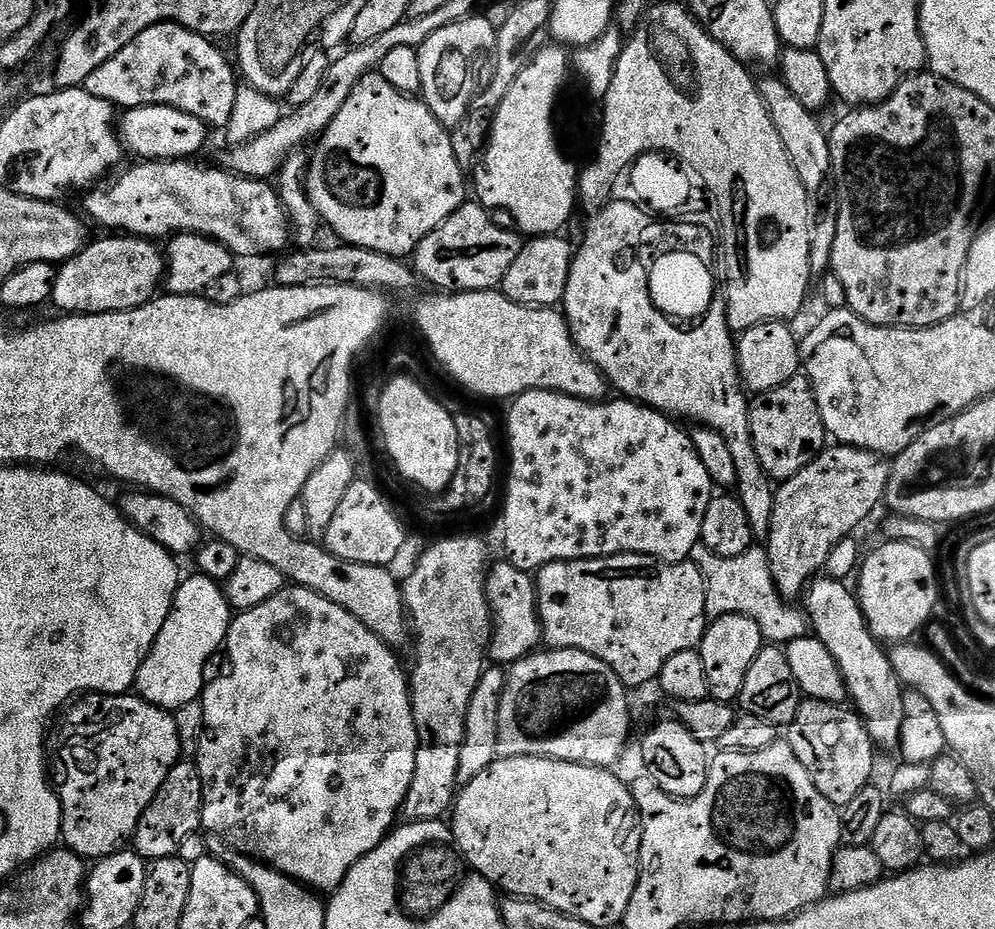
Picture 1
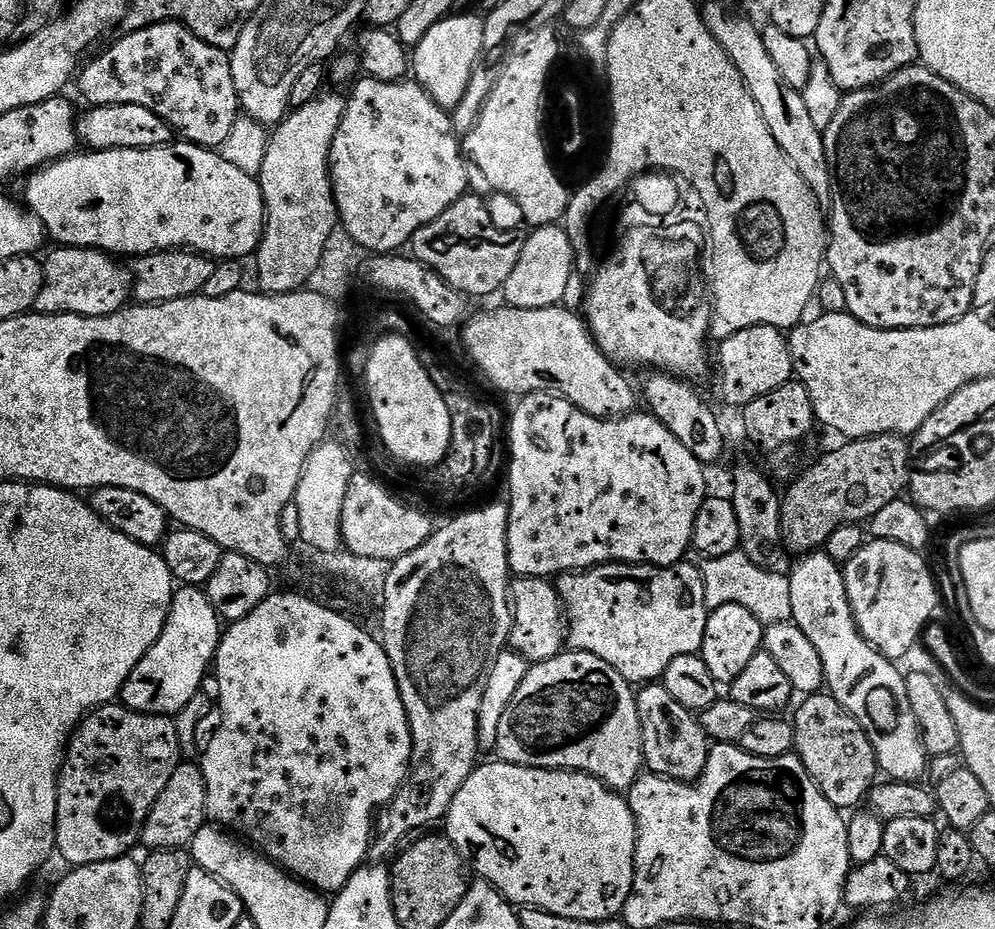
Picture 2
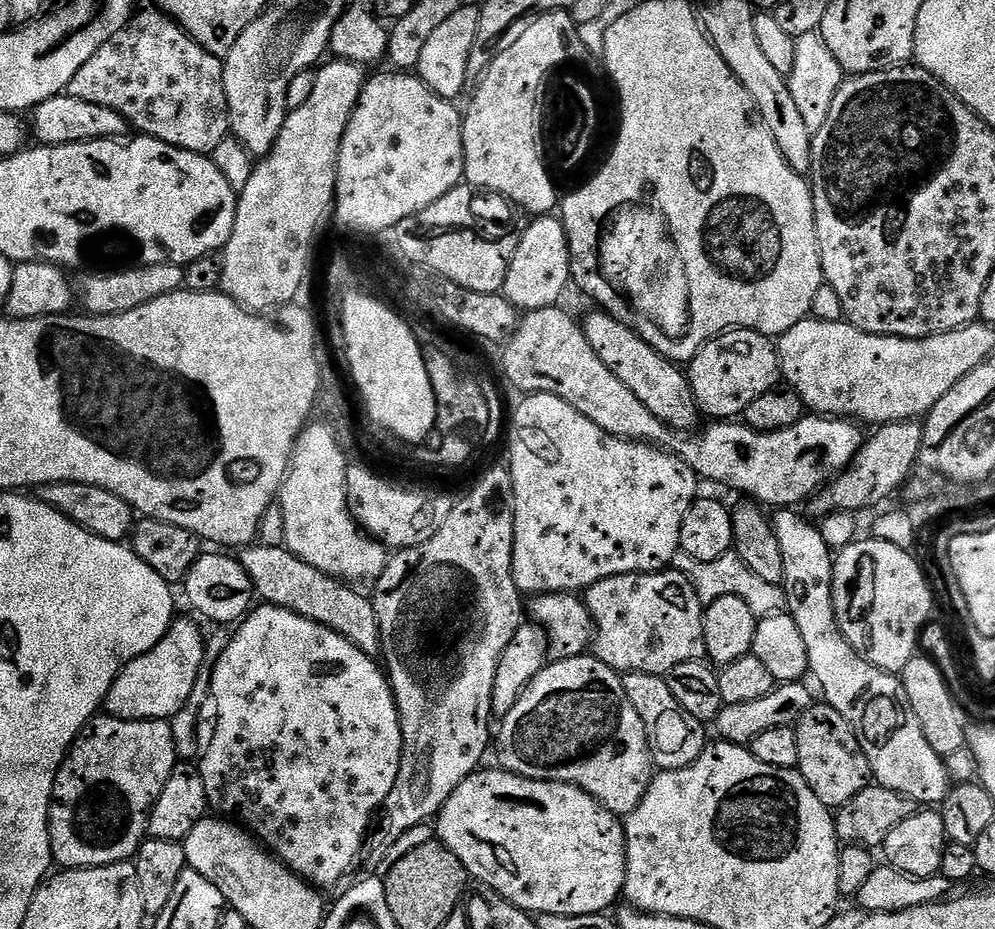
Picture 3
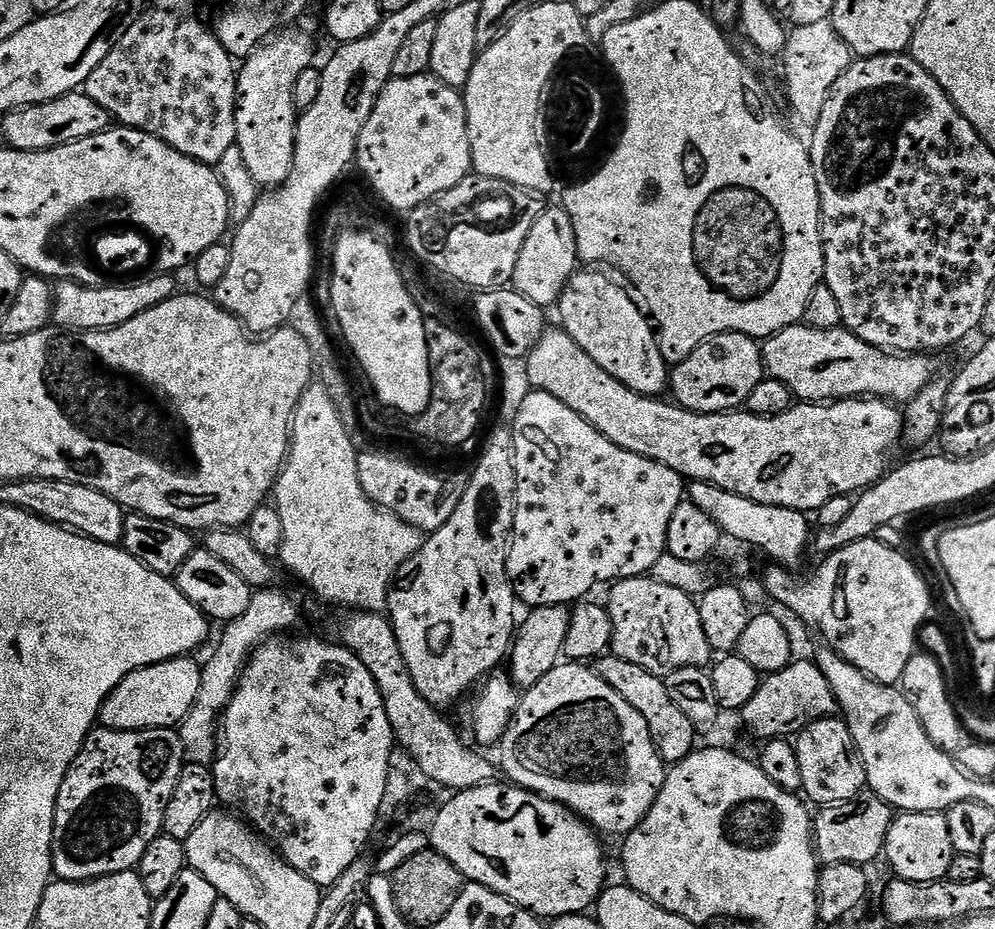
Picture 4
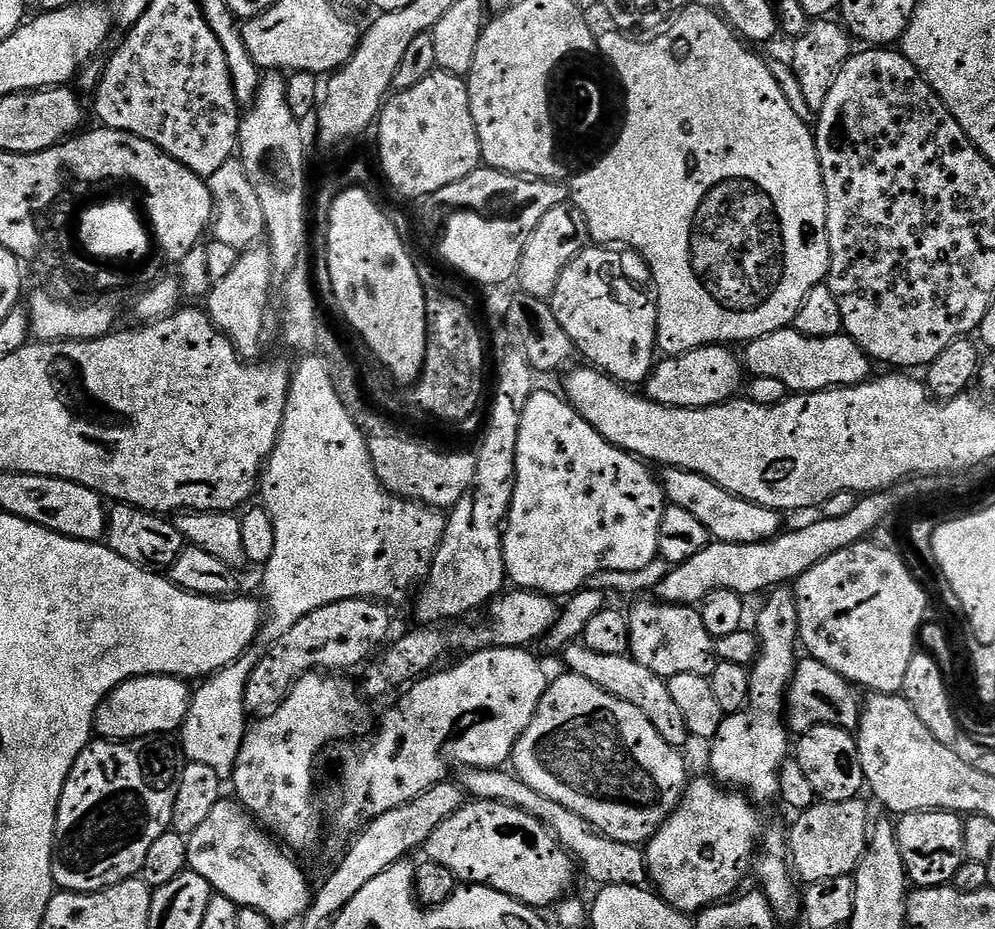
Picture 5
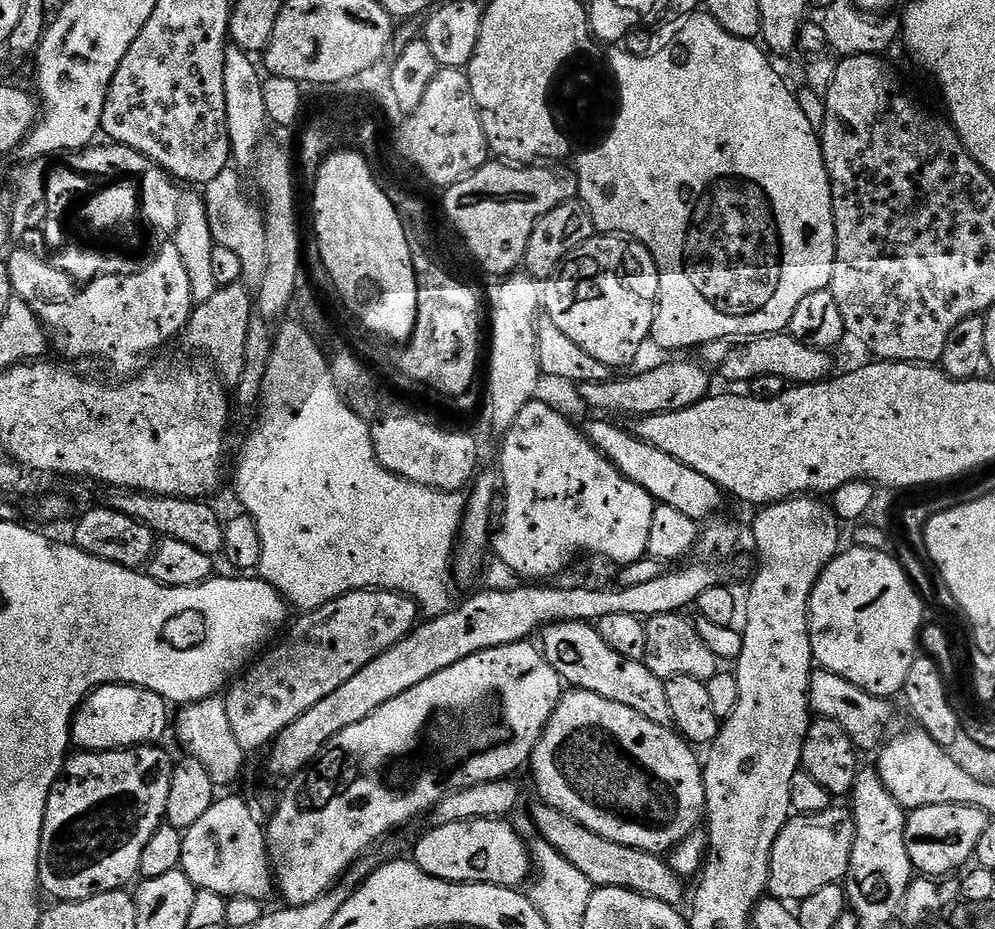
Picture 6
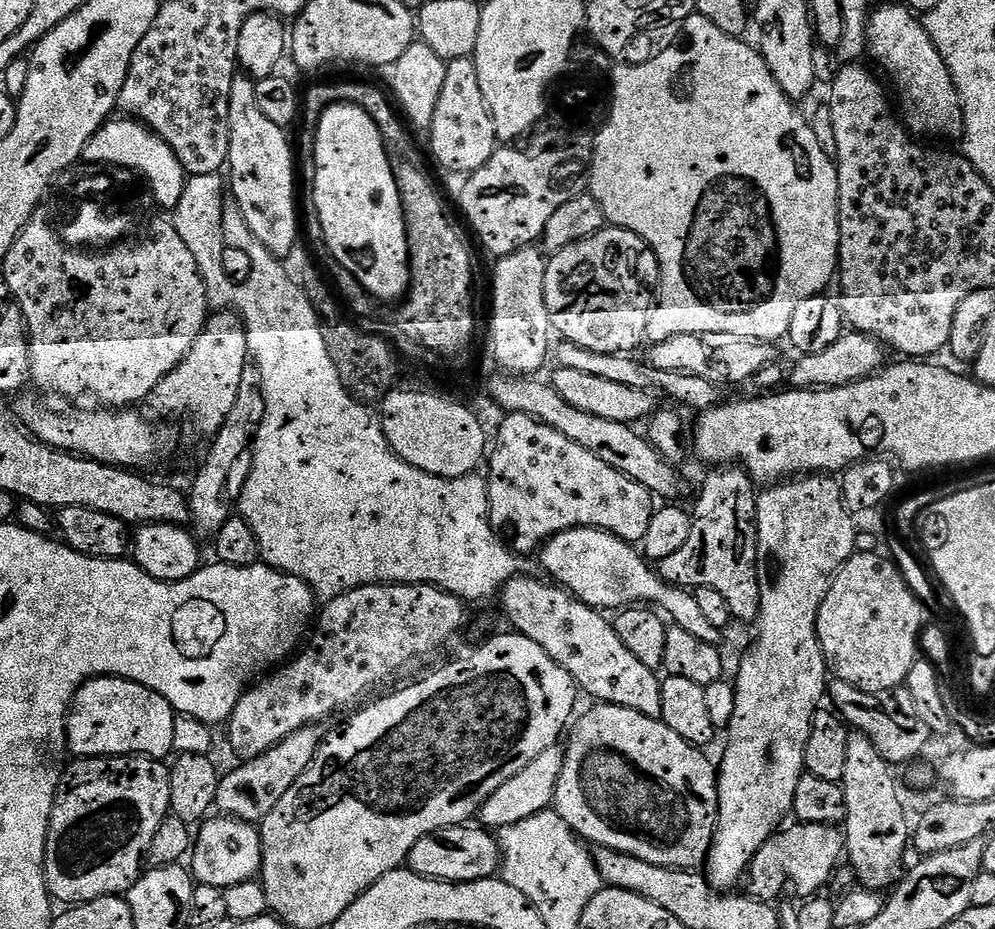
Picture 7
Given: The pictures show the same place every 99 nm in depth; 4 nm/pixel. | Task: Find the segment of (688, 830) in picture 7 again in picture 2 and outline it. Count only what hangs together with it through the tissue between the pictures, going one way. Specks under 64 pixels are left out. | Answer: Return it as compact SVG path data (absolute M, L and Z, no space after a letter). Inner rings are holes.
M565 650L560 655L550 658L541 664L532 664L528 669L526 678L522 678L522 686L518 686L518 694L510 701L510 707L506 710L506 715L498 725L498 742L496 743L495 755L506 764L521 764L527 768L560 768L564 772L588 772L591 776L596 776L603 784L613 790L627 790L631 788L636 777L641 775L645 767L644 762L644 735L640 725L640 715L636 705L636 692L633 685L614 670L602 658L594 658L594 654L589 652L574 652Z

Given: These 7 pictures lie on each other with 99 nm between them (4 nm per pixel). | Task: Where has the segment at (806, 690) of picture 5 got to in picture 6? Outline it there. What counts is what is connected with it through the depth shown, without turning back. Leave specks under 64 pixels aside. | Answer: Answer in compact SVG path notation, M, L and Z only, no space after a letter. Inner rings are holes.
M823 670L813 671L812 691L808 693L808 707L817 717L838 722L861 752L875 753L889 739L888 727L892 724L892 704L888 698L870 695L866 690L838 678L838 674Z

